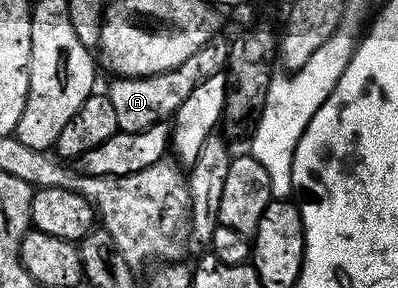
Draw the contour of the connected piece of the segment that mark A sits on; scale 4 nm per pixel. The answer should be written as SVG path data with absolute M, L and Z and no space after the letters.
M213 40L200 47L194 56L190 56L178 68L168 70L164 74L154 76L116 76L113 82L106 87L110 104L114 104L114 116L118 120L118 131L129 134L142 132L154 124L171 119L176 109L194 92L196 85L206 76L223 71L228 60L229 43Z

